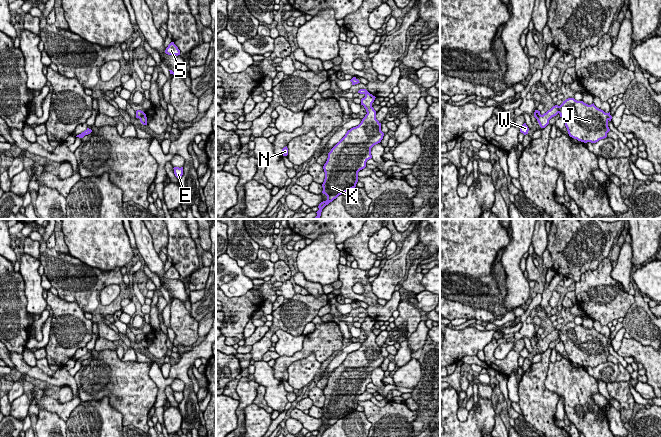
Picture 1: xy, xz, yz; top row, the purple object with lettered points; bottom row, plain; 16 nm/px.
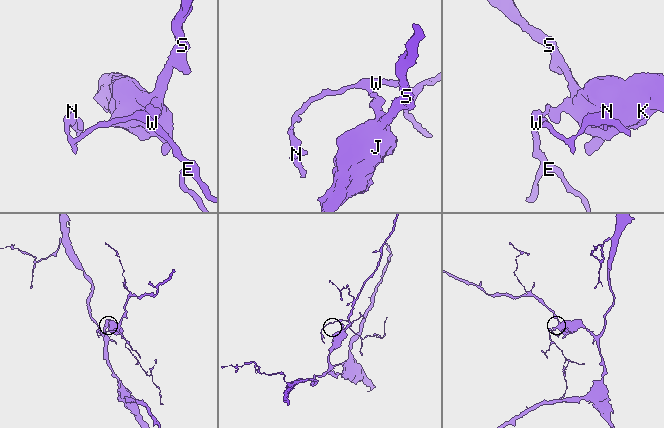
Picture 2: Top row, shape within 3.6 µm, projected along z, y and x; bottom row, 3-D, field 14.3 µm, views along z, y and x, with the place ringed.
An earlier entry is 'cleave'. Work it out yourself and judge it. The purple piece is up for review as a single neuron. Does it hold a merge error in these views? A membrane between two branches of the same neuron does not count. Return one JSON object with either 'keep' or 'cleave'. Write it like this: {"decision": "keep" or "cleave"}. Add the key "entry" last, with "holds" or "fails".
{"decision": "cleave", "entry": "holds"}

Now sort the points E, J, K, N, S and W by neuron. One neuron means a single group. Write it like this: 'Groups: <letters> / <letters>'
Groups: E N W / J K S

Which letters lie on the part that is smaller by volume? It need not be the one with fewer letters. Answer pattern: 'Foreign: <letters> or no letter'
Foreign: E, N, W

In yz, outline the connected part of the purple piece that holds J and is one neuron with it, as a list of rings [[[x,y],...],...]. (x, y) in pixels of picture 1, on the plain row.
[[[568,322],[560,330],[555,329],[543,339],[540,338],[537,342],[540,351],[545,352],[549,344],[558,337],[564,343],[569,360],[578,365],[596,367],[606,362],[610,355],[610,336],[605,337],[594,327],[588,329],[574,322]]]

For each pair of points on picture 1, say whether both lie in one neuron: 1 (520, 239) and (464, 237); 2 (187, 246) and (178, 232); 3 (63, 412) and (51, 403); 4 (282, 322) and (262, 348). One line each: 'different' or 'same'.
1: different
2: same
3: same
4: same

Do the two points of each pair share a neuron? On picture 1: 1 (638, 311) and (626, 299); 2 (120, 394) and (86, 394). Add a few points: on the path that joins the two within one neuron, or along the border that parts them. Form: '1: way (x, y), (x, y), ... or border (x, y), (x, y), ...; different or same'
1: border (634, 296), (634, 302), (623, 318); different
2: way (112, 391), (94, 391); same

